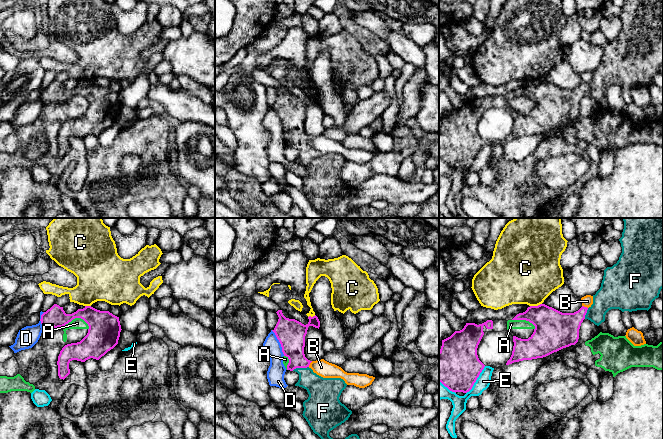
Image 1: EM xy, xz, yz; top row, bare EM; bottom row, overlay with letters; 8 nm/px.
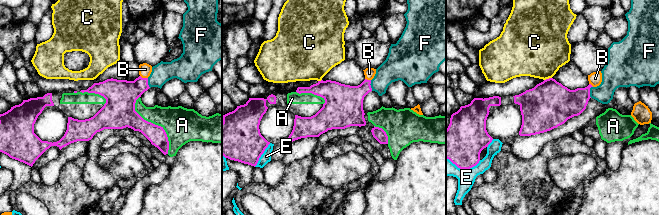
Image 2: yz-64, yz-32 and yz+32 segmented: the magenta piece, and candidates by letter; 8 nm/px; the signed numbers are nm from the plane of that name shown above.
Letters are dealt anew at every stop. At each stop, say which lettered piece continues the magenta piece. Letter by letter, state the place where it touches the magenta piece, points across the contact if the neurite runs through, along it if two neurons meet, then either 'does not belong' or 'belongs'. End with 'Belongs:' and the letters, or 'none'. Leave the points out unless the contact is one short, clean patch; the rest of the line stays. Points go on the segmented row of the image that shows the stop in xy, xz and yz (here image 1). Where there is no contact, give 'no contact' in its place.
A: meets magenta in xy at (73, 318); does not belong
B: meets magenta in xz at (309, 364); does not belong
C: meets magenta in yz at (535, 306); border along yz (541, 303), (530, 306); does not belong
D: meets magenta in xz at (280, 343); does not belong
E: meets magenta in yz at (476, 379); does not belong
F: meets magenta in xz at (300, 367); runs through xz (292, 337), (293, 348), (300, 367), (321, 390); belongs
Belongs: F

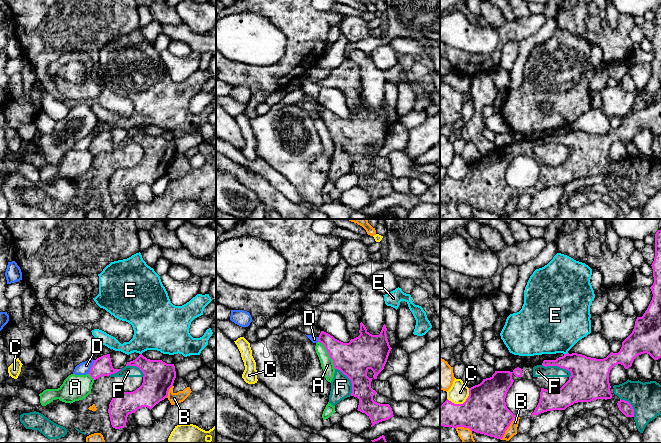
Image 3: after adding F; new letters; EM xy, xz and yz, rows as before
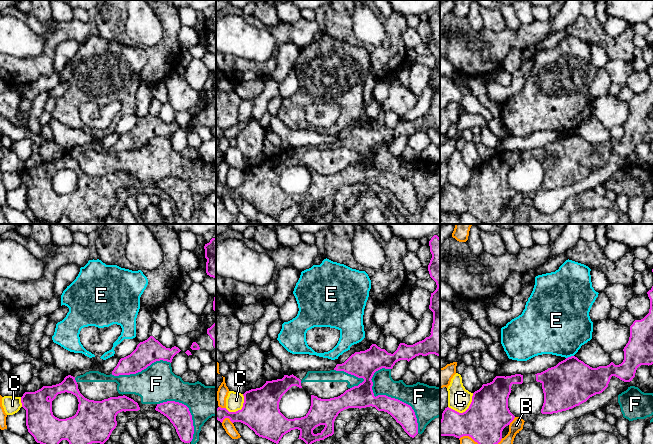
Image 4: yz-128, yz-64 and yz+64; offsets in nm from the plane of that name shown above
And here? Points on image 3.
A: meets magenta in xz at (328, 353); does not belong
B: meets magenta in xy at (168, 391); does not belong
C: meets magenta in yz at (463, 403); does not belong
D: meets magenta in xy at (91, 367); border along xy (94, 360), (88, 373); does not belong
E: meets magenta in yz at (565, 354); border along yz (567, 352), (564, 354); does not belong
F: meets magenta in yz at (557, 365); does not belong
Belongs: none

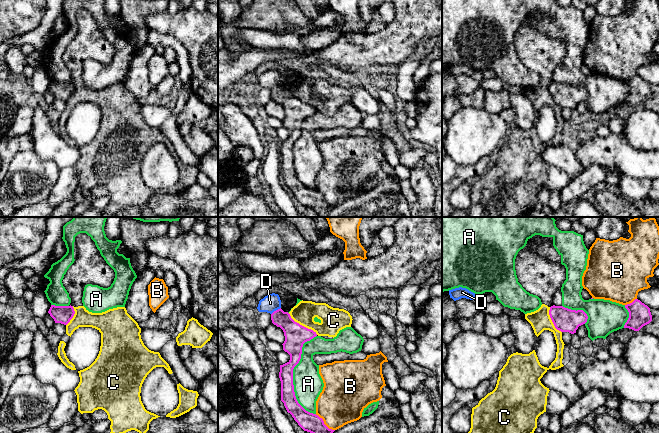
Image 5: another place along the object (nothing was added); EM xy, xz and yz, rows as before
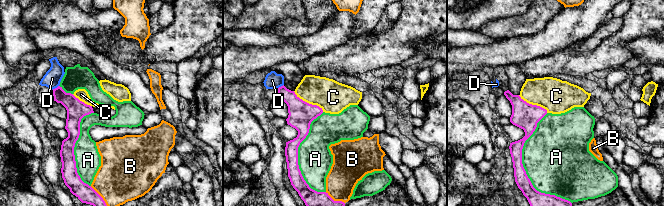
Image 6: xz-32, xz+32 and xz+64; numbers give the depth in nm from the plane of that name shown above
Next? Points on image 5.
A: meets magenta in xz at (292, 374); does not belong
B: meets magenta in xz at (323, 423); does not belong
C: meets magenta in xz at (301, 325); border along xz (288, 313), (295, 321), (312, 329), (317, 334); does not belong
D: meets magenta in xz at (276, 310); runs through xz (295, 334), (276, 310), (270, 303); belongs
Belongs: D

